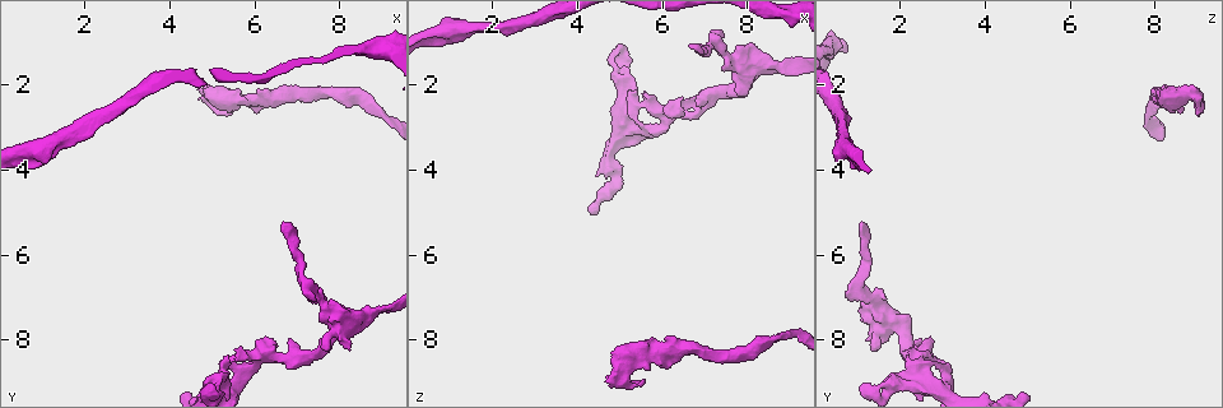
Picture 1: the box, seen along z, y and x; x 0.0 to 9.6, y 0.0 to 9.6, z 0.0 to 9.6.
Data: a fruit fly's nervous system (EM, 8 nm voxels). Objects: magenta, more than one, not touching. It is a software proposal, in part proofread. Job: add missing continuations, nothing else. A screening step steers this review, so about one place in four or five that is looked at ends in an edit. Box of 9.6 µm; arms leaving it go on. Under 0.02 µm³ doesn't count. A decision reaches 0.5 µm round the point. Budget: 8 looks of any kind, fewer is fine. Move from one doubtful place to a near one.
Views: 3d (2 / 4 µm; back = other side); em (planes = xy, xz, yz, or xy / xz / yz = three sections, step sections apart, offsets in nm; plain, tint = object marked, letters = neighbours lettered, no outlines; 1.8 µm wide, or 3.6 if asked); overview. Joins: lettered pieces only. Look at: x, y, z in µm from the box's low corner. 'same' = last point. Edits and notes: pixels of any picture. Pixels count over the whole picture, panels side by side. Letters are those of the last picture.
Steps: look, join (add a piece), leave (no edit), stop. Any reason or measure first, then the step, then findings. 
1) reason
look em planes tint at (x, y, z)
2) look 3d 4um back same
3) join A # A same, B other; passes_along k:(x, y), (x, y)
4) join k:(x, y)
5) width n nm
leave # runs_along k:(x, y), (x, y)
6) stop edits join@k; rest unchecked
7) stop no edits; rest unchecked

sudden change in width
look 3d 2um at (5.15, 2.25, 8.65)

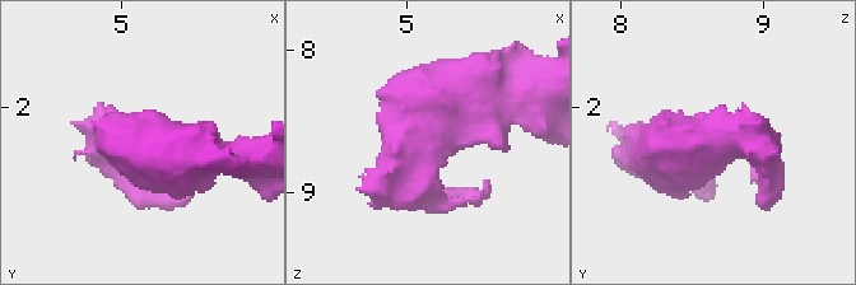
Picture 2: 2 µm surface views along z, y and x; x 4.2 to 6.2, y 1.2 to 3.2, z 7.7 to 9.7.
need the tissue
look em planes letters at (5.12, 2.26, 8.62)

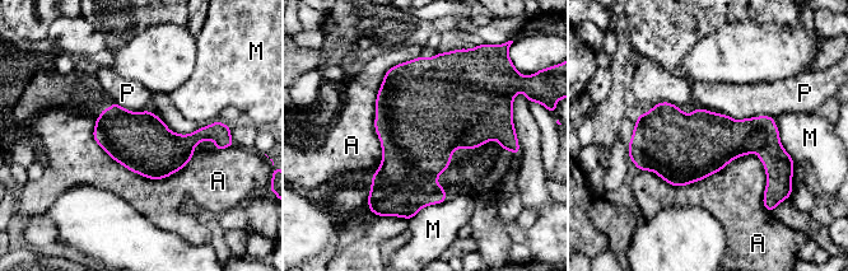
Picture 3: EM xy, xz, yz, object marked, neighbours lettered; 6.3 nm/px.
join A # A same, M other, P other; the cell continues

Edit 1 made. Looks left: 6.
look overview

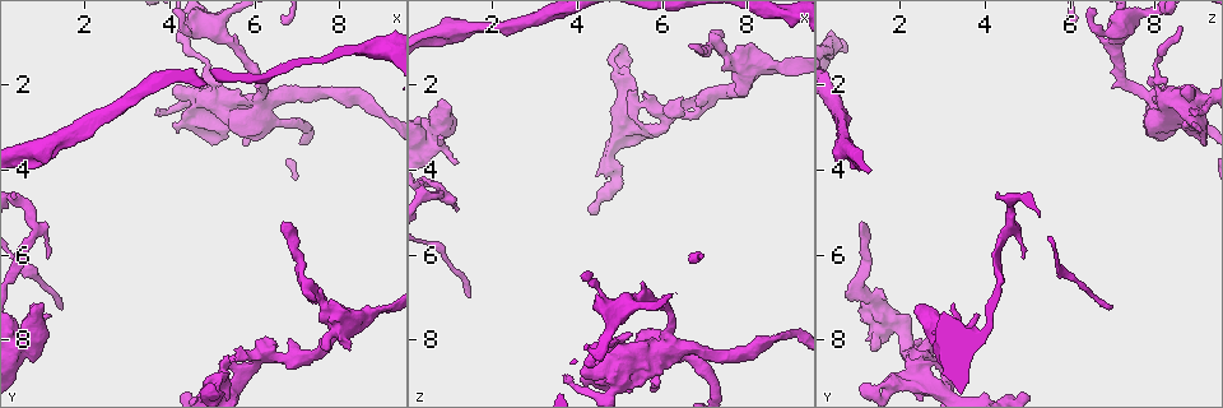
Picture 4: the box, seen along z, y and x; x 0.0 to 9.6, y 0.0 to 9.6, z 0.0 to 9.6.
long arm stops here
look 3d 2um at (6.70, 5.35, 1.15)

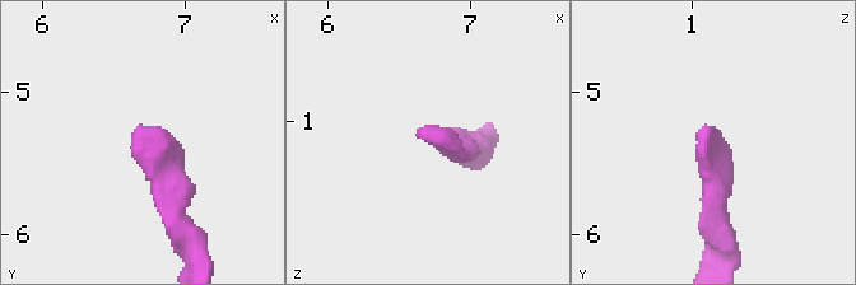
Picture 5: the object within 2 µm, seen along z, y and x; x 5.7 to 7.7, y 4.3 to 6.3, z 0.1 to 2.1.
look em planes letters at (6.64, 5.30, 1.12)

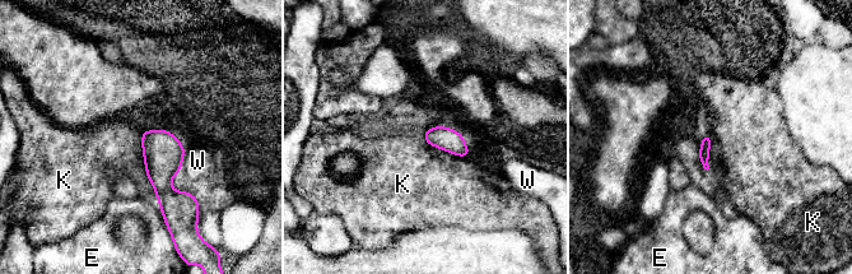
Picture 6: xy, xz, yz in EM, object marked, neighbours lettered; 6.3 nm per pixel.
leave # E other, K other, W other; border 6:(143, 131), (142, 156), (145, 176); none of them fits

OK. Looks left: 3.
look em planes letters at (6.75, 8.00, 2.55)

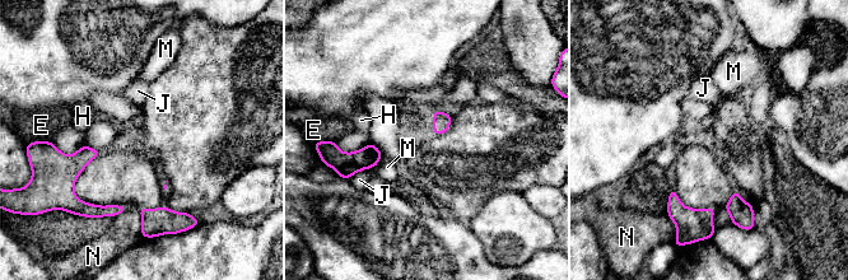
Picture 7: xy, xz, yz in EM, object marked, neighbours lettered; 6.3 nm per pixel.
leave # E other, H other, J other, M other, N other; border 7:(382, 155), (373, 168); none of them fits

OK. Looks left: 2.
stop edits join@3; rest unchecked

